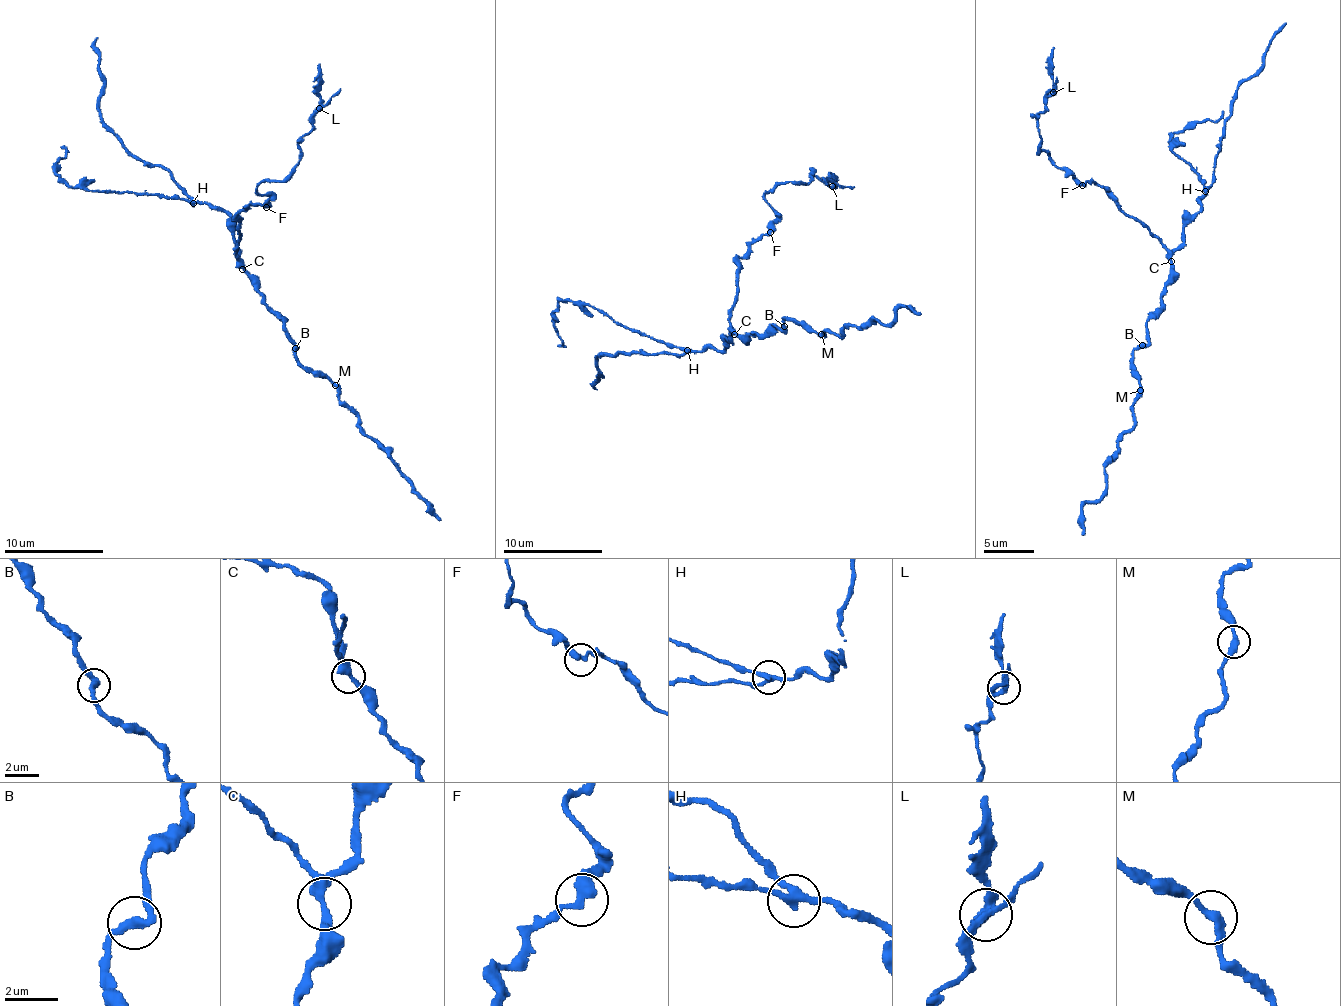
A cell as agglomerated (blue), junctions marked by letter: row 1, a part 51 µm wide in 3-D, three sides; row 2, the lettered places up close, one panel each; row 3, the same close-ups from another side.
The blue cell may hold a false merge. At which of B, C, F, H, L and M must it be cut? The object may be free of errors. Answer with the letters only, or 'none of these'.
H

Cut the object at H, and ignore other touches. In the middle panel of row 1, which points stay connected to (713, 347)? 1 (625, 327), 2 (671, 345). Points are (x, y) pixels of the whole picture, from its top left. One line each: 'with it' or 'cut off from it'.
1: cut off from it
2: cut off from it

